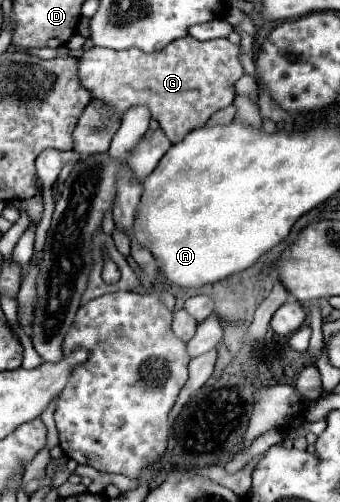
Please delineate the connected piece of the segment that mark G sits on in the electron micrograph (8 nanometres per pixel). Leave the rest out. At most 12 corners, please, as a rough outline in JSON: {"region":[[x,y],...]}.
{"region":[[227,38],[89,48],[79,80],[119,118],[147,106],[177,144],[233,104]]}

